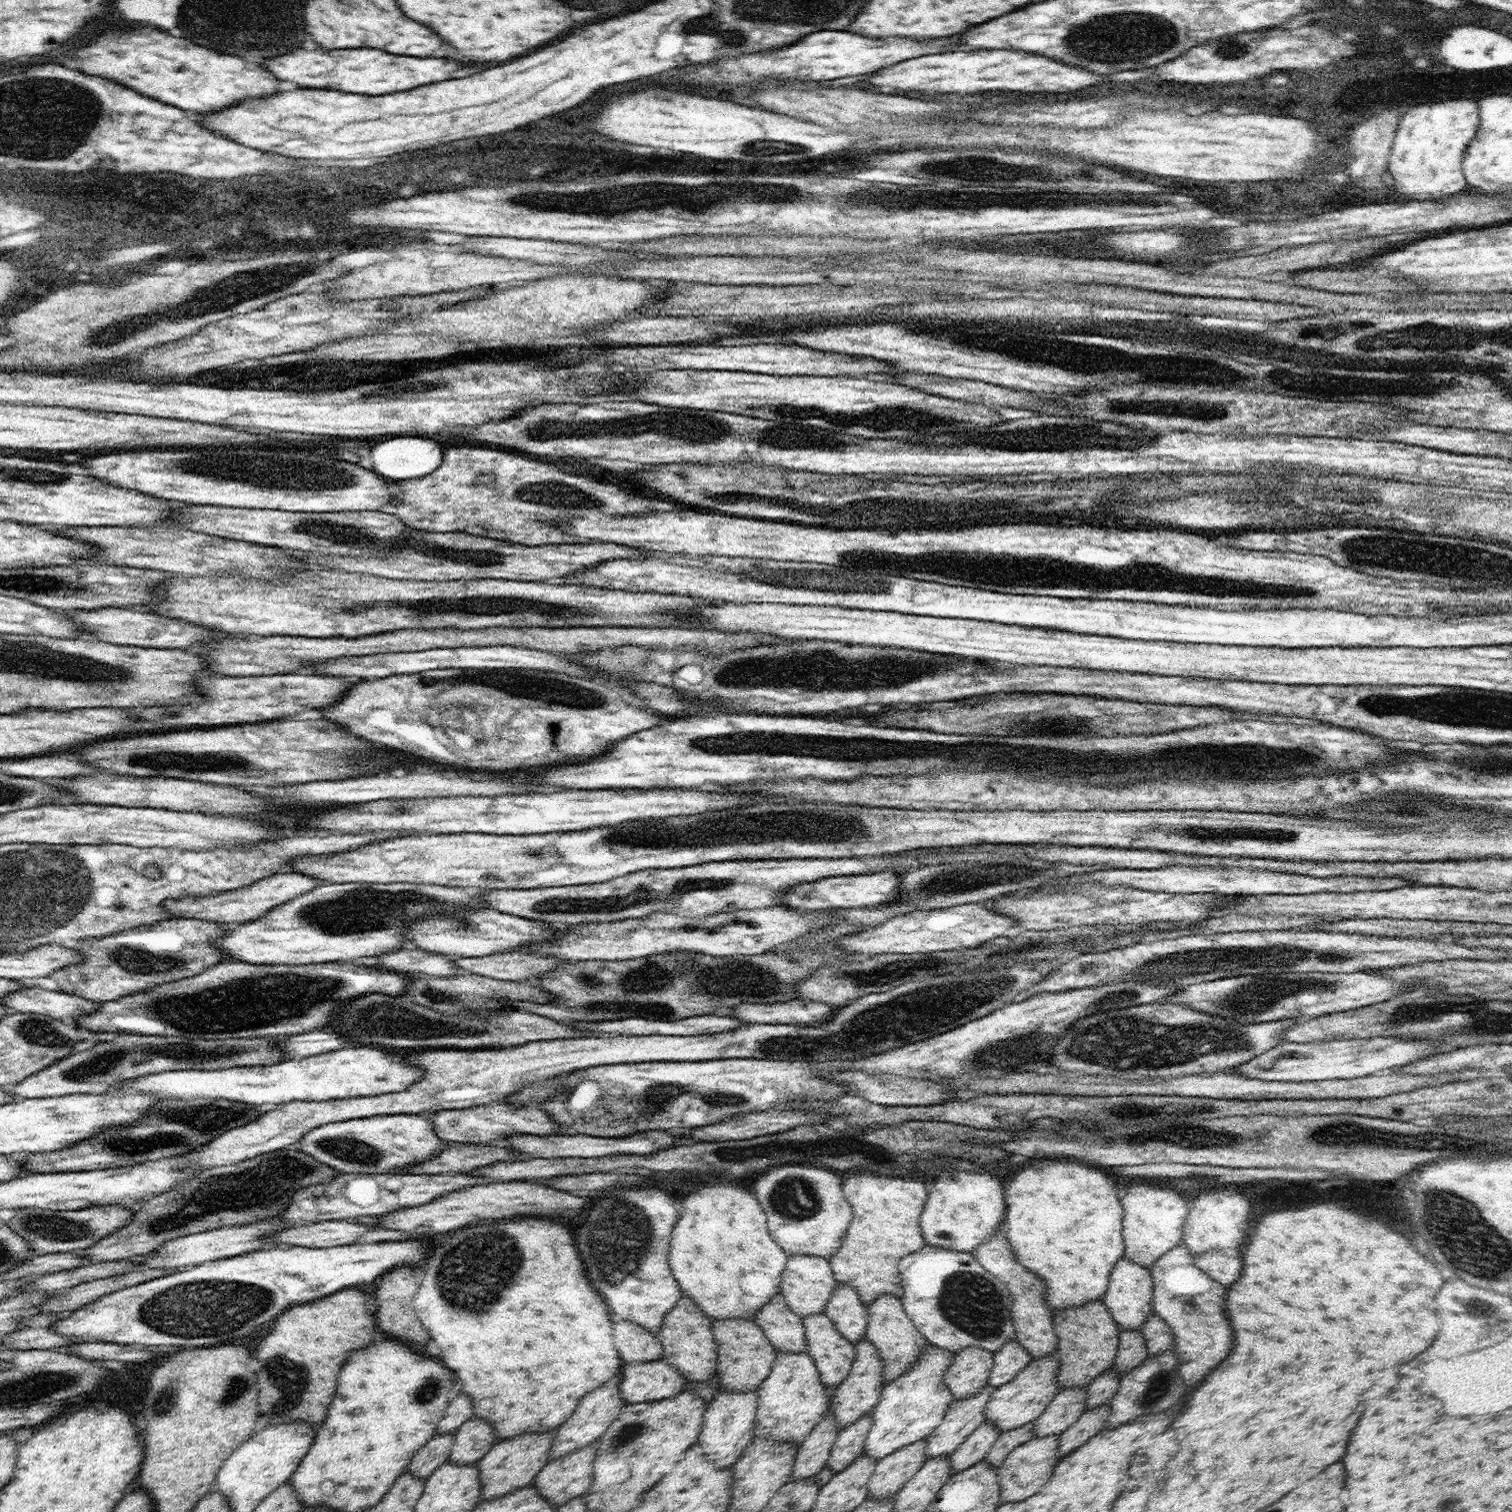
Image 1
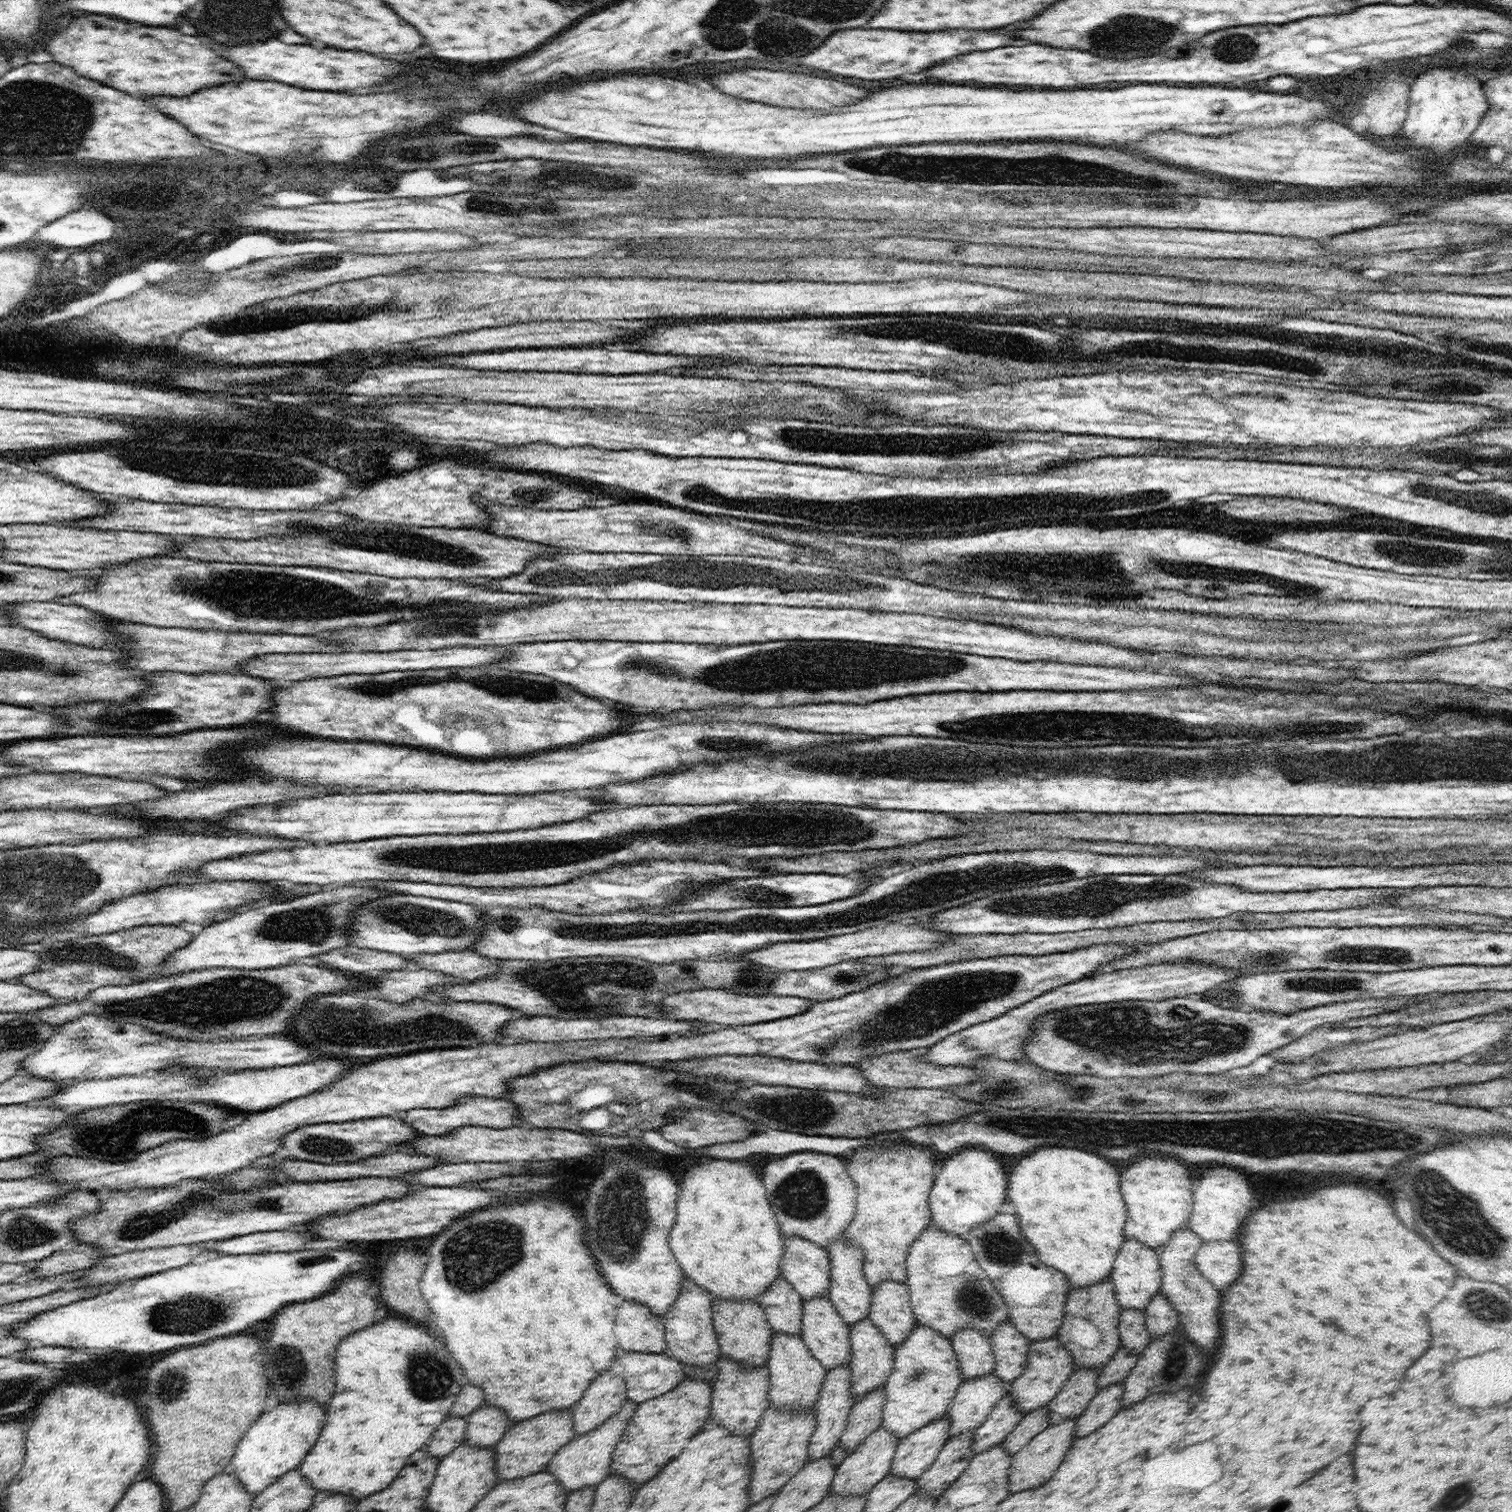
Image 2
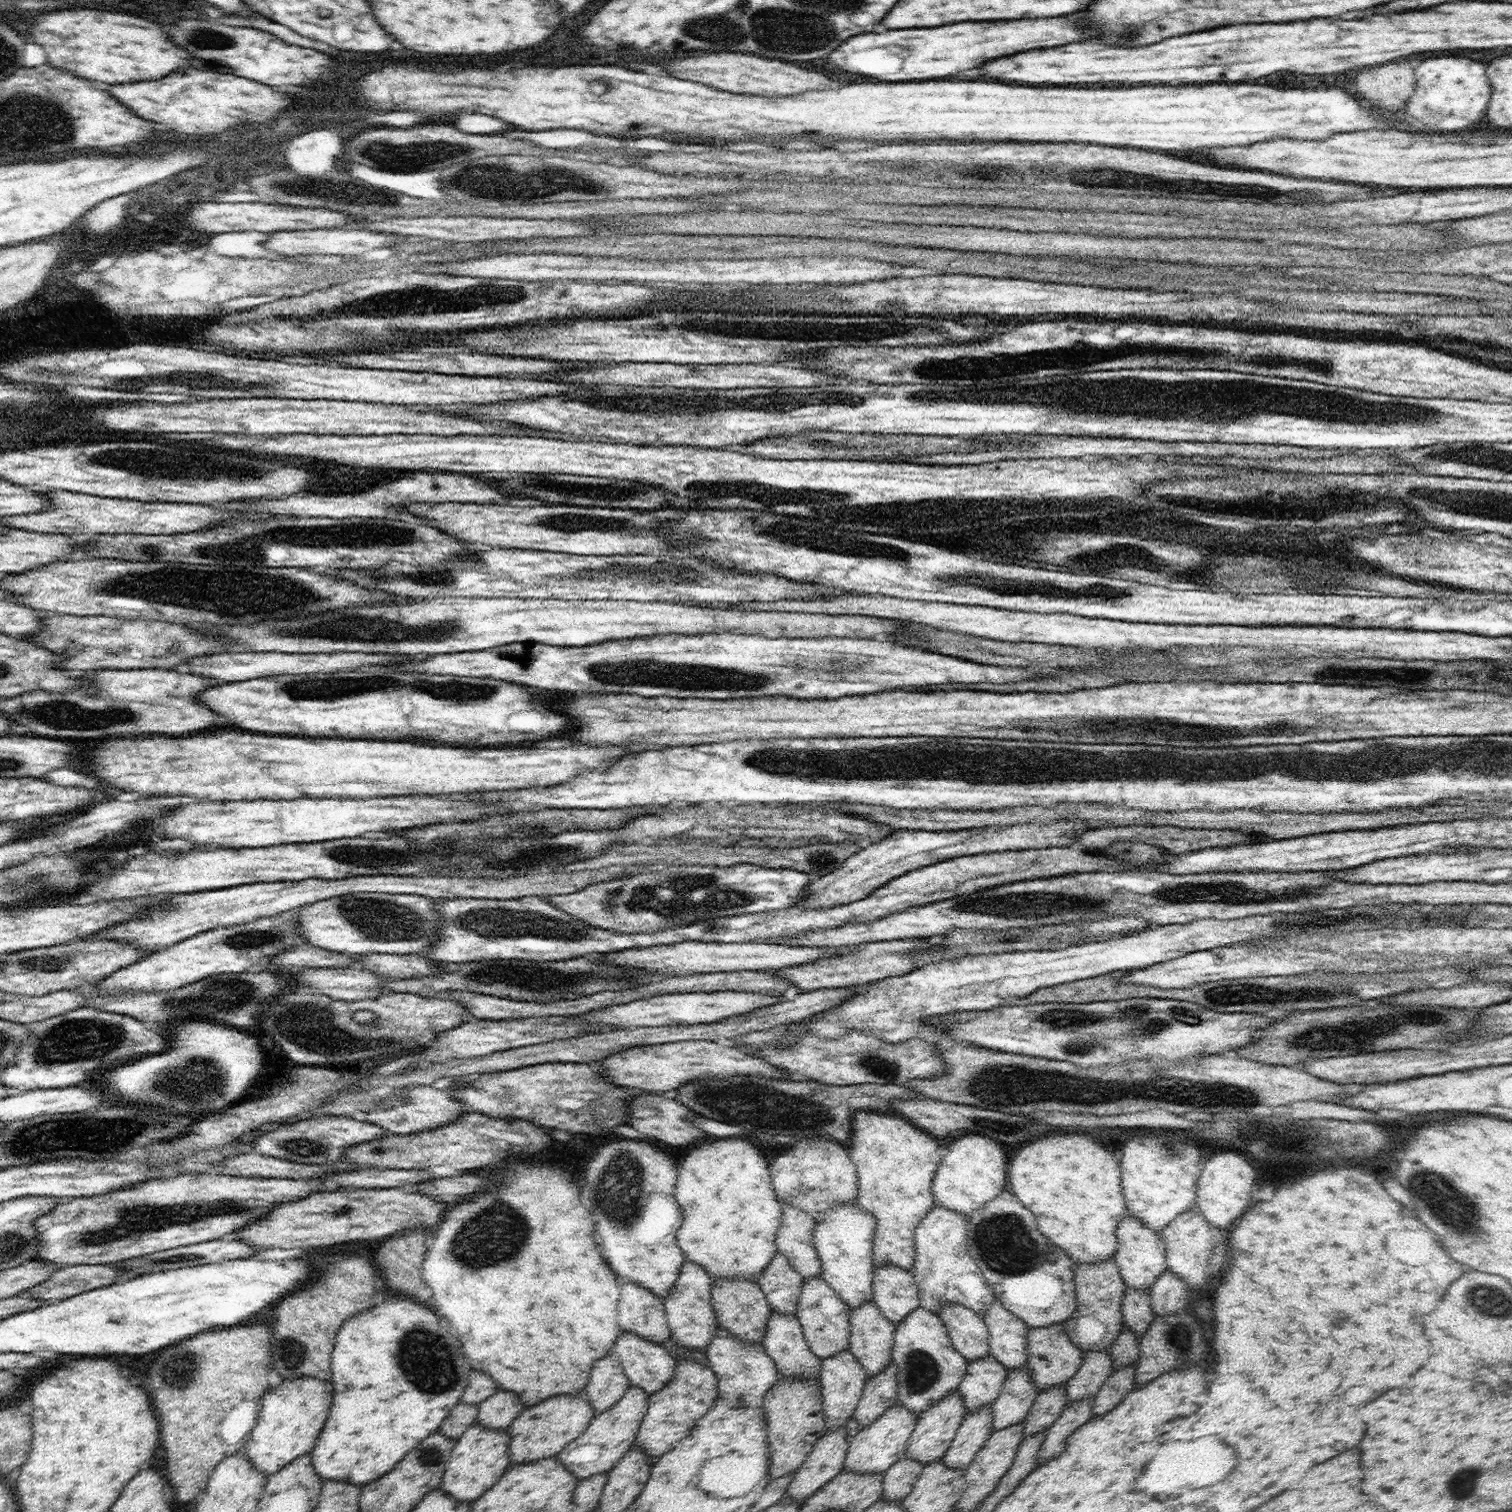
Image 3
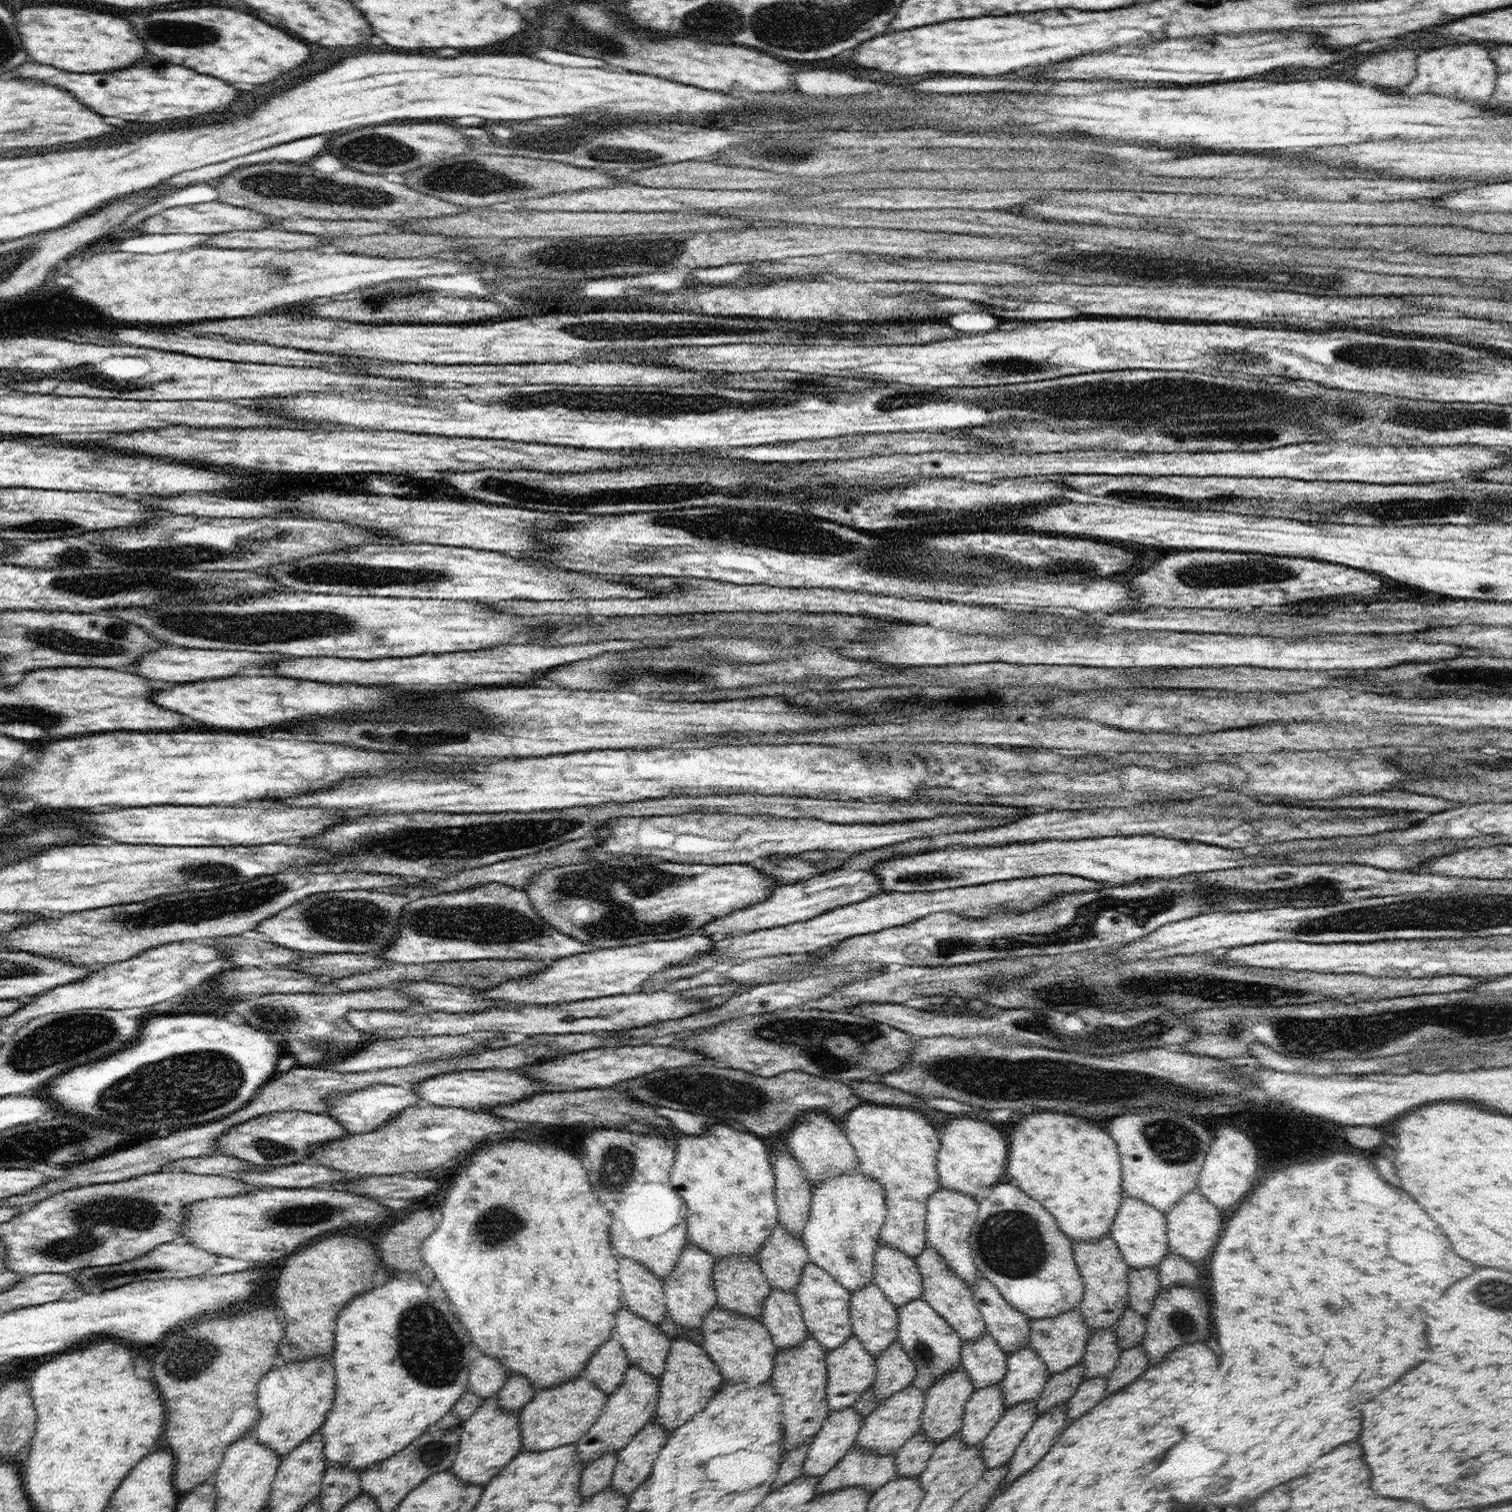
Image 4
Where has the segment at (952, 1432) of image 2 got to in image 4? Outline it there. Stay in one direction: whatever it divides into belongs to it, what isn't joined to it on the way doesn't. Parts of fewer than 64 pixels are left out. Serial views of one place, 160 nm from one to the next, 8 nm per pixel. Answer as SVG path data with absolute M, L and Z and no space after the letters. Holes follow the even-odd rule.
M988 1331L963 1346L961 1365L968 1371L976 1389L1002 1382L1008 1354Z

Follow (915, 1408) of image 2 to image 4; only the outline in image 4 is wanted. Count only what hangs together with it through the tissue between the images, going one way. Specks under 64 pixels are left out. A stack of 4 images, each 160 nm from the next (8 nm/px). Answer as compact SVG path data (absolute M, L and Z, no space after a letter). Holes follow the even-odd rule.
M914 1299L898 1308L898 1336L902 1348L914 1361L917 1373L910 1385L926 1392L941 1376L961 1364L963 1340L948 1321L924 1299Z

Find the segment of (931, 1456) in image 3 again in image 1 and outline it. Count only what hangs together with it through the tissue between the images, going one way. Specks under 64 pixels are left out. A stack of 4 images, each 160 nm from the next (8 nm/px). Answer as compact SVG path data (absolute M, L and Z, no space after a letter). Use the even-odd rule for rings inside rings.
M927 1437L899 1448L892 1454L884 1456L884 1458L878 1459L874 1474L868 1481L869 1494L867 1494L867 1499L885 1499L890 1495L896 1494L927 1461L926 1447Z

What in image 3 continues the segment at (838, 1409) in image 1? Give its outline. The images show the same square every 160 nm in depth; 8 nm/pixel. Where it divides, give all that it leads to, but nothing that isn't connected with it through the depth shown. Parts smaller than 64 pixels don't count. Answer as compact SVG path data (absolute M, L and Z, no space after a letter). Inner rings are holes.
M873 1300L855 1308L849 1319L851 1333L848 1349L860 1361L870 1378L877 1372L882 1372L893 1362L892 1347L895 1343L895 1324L880 1312Z

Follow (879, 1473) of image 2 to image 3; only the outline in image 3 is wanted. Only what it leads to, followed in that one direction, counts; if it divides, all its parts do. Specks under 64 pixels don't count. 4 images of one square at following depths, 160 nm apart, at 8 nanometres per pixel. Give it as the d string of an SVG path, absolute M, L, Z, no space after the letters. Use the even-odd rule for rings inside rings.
M904 1405L887 1408L871 1425L850 1438L844 1466L857 1473L882 1473L906 1456L908 1439L915 1429L917 1414Z

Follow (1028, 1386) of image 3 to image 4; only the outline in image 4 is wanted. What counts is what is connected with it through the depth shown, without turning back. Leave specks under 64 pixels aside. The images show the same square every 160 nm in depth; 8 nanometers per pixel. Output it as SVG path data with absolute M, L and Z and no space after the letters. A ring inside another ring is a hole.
M1030 1344L1013 1350L1007 1355L1007 1371L1000 1382L1005 1394L1005 1410L1038 1399L1049 1377L1046 1363Z

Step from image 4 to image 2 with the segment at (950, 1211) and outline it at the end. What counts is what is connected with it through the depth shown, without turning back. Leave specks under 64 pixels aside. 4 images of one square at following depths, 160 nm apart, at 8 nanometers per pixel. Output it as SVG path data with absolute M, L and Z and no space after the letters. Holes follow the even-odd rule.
M928 1226L909 1248L907 1279L914 1318L949 1339L964 1328L980 1331L985 1337L1009 1320L1009 1308L977 1263L967 1237Z

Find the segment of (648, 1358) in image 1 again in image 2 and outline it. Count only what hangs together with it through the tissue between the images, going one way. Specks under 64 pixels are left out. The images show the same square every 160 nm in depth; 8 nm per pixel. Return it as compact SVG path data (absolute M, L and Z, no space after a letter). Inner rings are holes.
M624 1300L616 1314L616 1340L619 1351L667 1352L663 1317L633 1300Z

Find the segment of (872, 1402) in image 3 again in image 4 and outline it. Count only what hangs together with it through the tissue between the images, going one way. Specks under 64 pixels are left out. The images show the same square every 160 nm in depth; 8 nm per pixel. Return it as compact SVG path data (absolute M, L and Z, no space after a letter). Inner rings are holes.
M898 1339L885 1348L875 1361L877 1373L872 1387L881 1403L906 1388L916 1378L914 1361L905 1353Z

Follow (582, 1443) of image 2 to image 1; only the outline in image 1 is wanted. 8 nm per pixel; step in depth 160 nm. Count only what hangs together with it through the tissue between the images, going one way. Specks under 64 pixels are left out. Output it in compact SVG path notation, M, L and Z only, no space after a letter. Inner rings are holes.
M594 1441L570 1454L550 1459L536 1475L532 1486L558 1507L572 1497L586 1495L593 1483L598 1443Z

